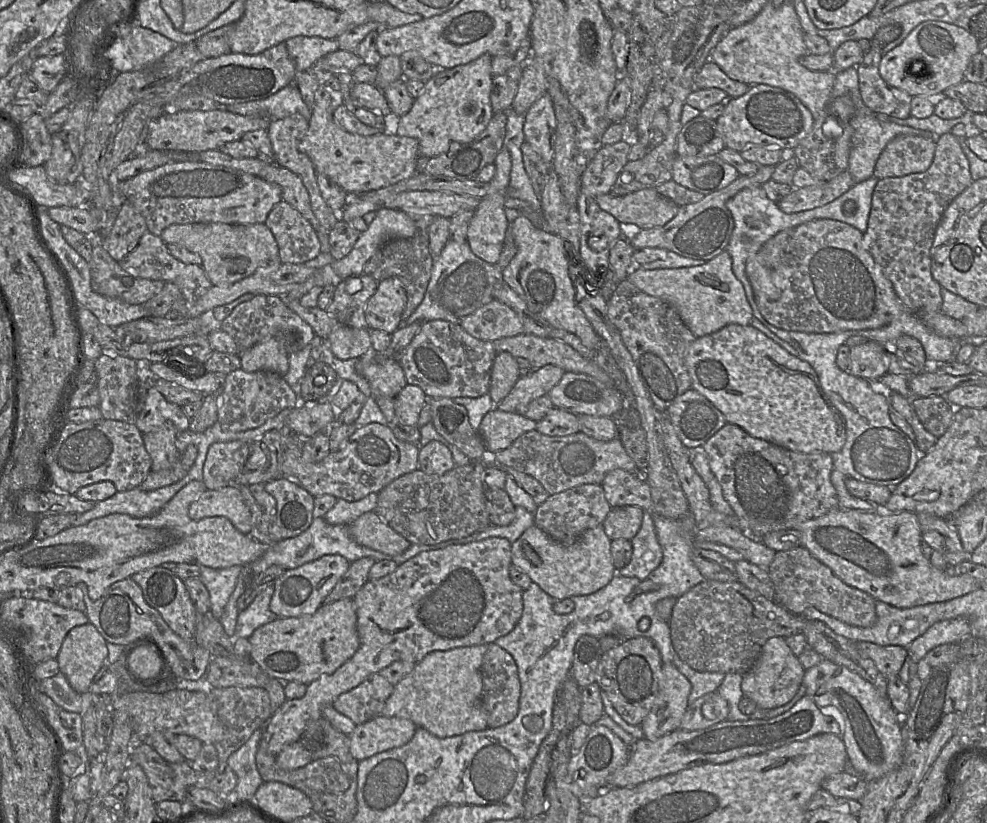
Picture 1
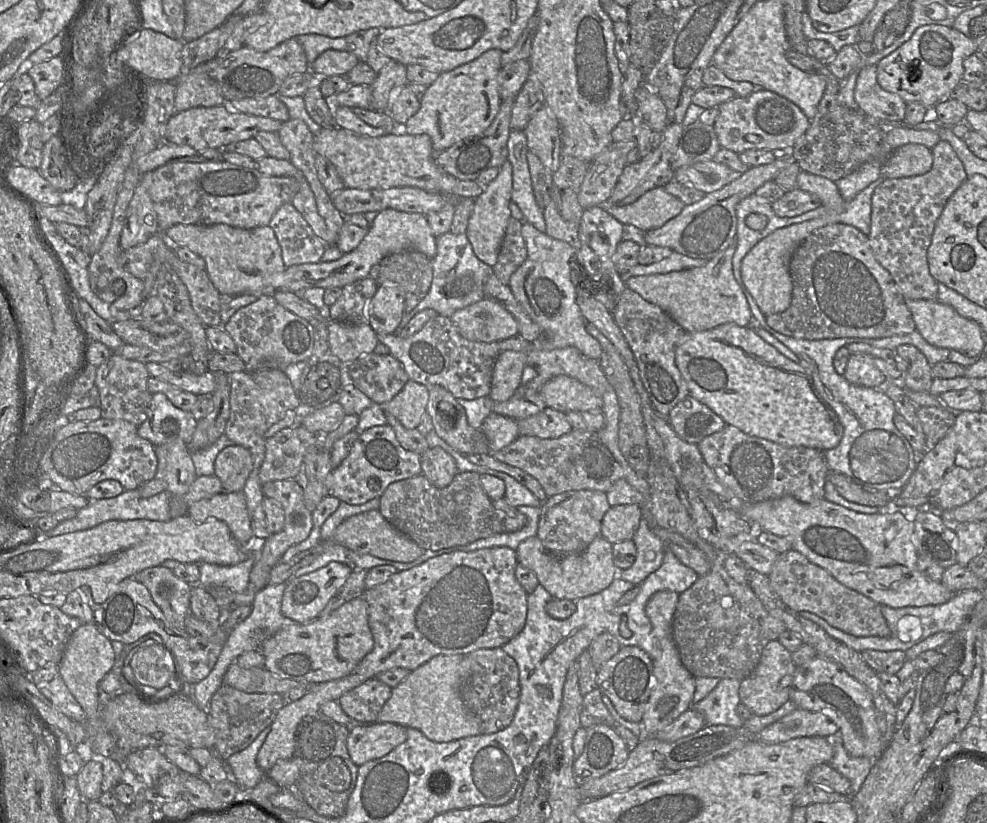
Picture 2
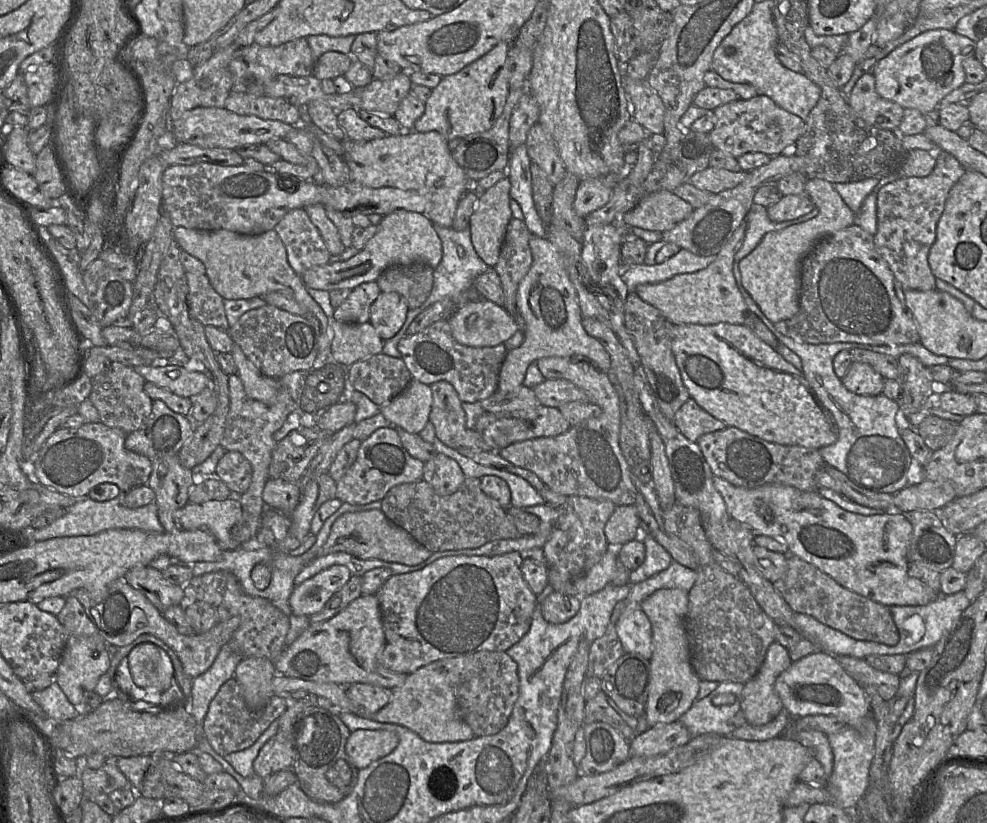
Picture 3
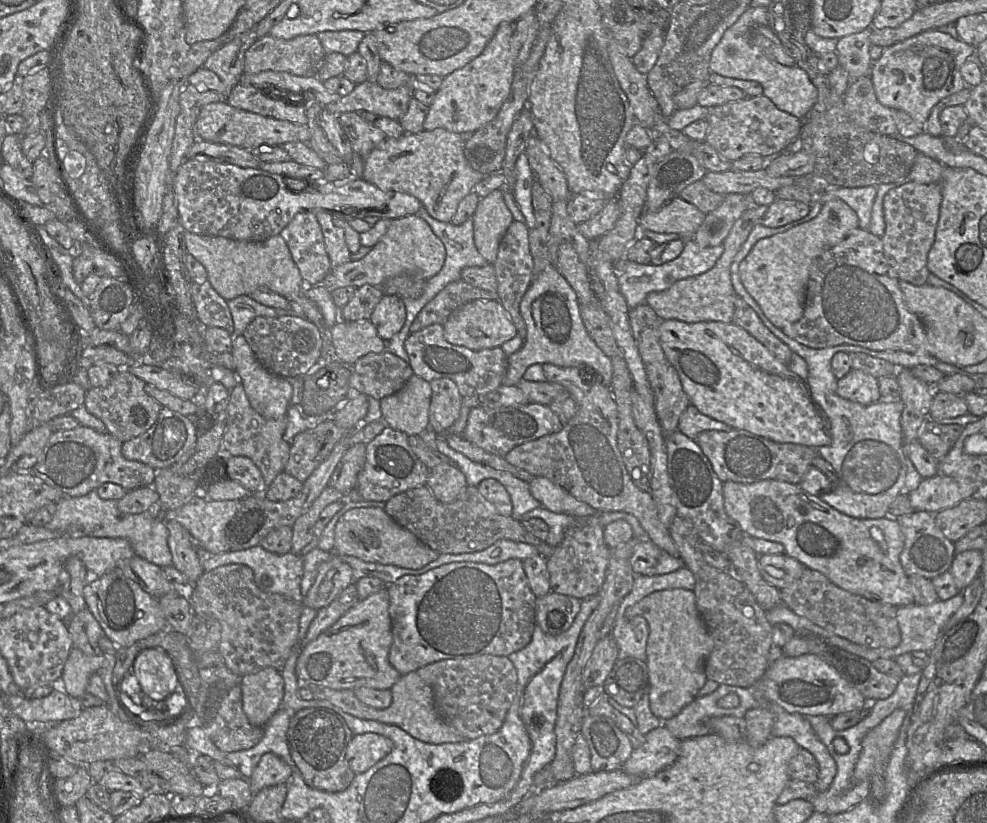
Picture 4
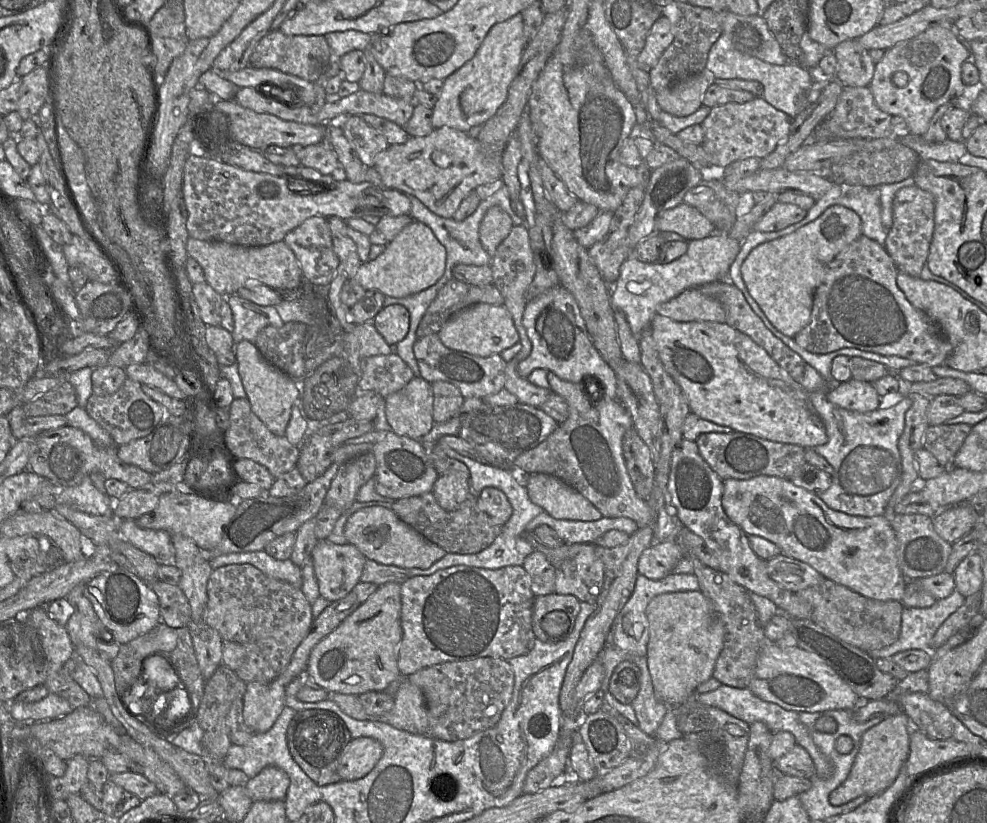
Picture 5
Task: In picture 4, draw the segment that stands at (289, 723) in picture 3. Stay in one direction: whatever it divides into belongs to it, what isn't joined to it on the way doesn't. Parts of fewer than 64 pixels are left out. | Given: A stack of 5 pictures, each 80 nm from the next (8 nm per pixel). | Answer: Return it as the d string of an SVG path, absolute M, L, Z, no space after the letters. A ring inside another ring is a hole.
M271 752L263 754L249 778L253 795L263 788L285 784L290 775L291 768L285 761Z

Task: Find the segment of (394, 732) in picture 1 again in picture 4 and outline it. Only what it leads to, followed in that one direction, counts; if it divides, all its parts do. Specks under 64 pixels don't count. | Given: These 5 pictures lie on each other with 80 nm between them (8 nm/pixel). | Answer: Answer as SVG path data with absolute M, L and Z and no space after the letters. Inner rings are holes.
M365 732L352 736L345 757L349 767L356 773L370 769L393 749L393 742L386 736Z

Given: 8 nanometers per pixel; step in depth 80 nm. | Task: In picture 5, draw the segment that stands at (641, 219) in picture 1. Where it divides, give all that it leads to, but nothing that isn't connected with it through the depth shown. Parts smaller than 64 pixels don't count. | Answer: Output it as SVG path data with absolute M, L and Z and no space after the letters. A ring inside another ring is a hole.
M683 202L662 214L657 222L657 231L674 232L689 241L706 238L716 229L696 208Z

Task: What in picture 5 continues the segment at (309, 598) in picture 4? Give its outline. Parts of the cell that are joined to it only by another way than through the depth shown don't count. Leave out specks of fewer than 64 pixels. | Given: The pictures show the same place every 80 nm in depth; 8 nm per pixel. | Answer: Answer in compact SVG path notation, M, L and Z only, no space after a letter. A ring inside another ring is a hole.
M318 540L311 554L320 596L330 603L345 597L361 581L366 558L353 545Z

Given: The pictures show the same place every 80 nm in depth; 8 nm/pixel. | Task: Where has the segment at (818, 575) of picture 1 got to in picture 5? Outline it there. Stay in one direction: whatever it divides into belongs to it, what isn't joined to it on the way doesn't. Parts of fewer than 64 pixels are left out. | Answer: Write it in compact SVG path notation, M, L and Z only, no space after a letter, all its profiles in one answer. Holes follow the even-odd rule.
M828 579L795 594L811 604L811 621L865 652L888 647L900 636L904 609L900 601L873 600Z

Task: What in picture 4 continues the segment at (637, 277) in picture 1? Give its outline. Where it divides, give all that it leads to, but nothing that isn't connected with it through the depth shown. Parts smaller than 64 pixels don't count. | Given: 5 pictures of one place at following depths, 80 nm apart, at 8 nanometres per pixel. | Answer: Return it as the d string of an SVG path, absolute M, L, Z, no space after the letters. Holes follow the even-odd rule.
M751 204L736 220L723 242L724 250L721 257L710 270L694 277L679 280L667 290L649 293L646 297L646 303L663 320L680 320L686 323L711 321L731 323L735 309L734 302L738 295L732 286L730 267L753 227L761 223L768 207L767 205Z

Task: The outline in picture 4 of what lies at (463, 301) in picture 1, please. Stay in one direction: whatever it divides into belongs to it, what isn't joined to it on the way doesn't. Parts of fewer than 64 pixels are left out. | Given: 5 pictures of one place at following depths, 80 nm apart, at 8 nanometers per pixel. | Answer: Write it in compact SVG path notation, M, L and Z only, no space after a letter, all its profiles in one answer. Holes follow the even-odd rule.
M421 207L416 213L417 216L425 220L433 233L442 241L446 250L445 262L438 274L427 280L423 294L417 299L401 298L406 307L406 321L403 327L410 326L422 308L431 301L446 285L461 279L461 272L466 267L486 266L487 260L479 253L474 243L473 219L470 217L461 225L453 225L451 222L441 222L431 217L425 207Z

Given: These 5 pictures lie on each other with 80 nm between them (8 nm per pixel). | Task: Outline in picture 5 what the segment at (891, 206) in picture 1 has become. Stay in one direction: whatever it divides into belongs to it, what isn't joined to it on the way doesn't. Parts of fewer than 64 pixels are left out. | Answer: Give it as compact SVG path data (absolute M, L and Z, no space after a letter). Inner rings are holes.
M917 185L900 189L893 200L893 224L889 229L884 248L894 261L898 271L912 277L920 277L928 260L935 226L935 199Z

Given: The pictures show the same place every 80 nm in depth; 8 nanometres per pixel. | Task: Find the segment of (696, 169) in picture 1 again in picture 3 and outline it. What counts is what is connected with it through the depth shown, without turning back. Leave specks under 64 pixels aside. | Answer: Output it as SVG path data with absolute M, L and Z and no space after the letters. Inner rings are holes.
M707 167L691 176L687 183L698 189L718 194L724 190L732 189L742 183L748 172L731 172L722 168Z

